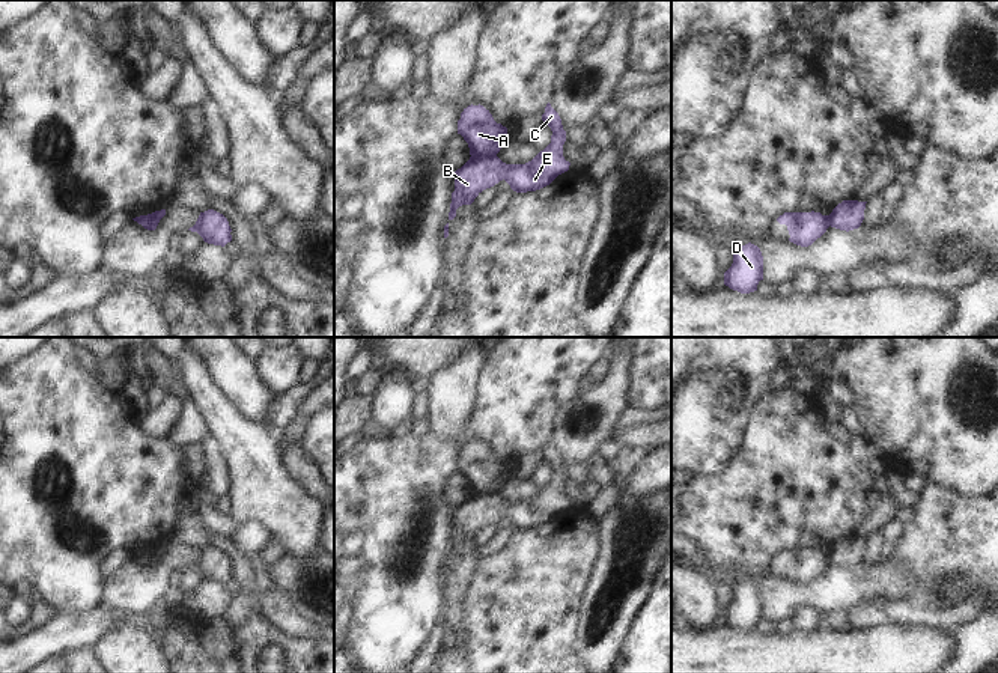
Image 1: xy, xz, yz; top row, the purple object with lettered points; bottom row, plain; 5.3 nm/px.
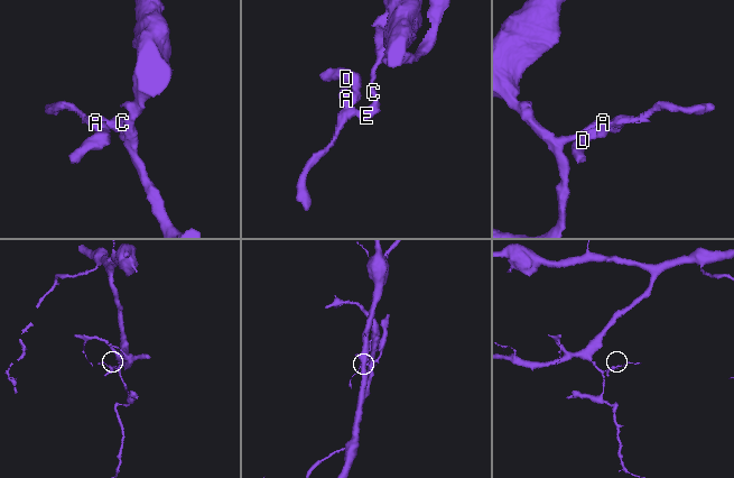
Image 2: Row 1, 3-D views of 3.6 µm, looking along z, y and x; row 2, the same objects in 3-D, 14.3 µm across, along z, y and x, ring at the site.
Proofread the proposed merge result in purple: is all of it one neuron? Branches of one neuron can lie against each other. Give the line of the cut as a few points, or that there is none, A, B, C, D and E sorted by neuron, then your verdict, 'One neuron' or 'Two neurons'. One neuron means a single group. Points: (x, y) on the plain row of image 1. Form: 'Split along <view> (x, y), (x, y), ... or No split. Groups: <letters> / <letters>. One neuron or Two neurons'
Split along xz (495, 491), (471, 494). Groups: A D / B C E. Two neurons.

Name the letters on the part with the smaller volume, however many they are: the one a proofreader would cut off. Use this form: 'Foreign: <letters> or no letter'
Foreign: A, D

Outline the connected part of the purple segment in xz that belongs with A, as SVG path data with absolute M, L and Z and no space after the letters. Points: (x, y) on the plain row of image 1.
M468 443L458 458L458 471L468 480L471 494L494 494L509 477L507 465L497 461L483 443Z

